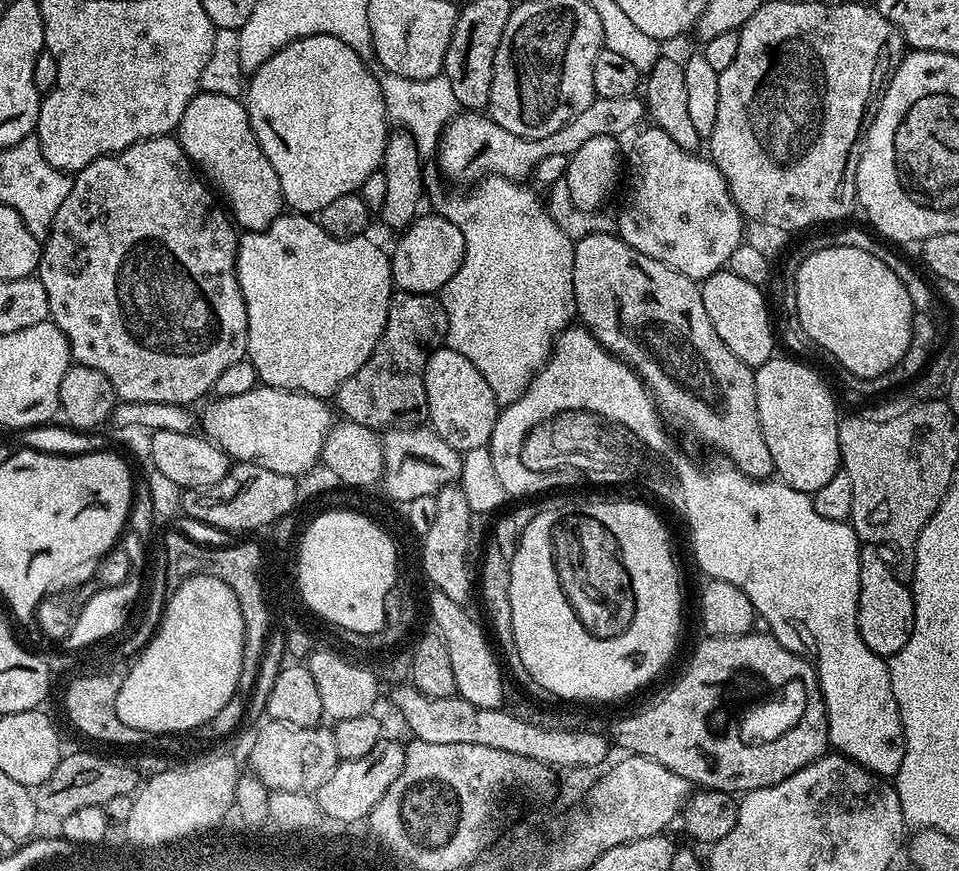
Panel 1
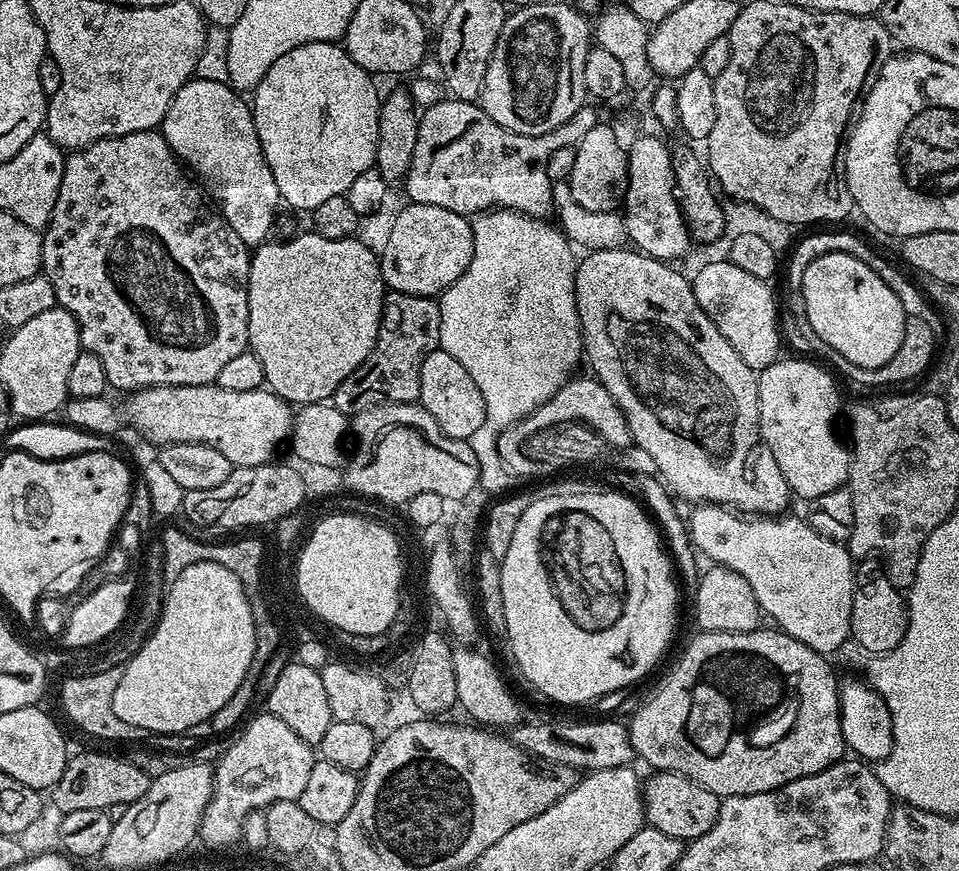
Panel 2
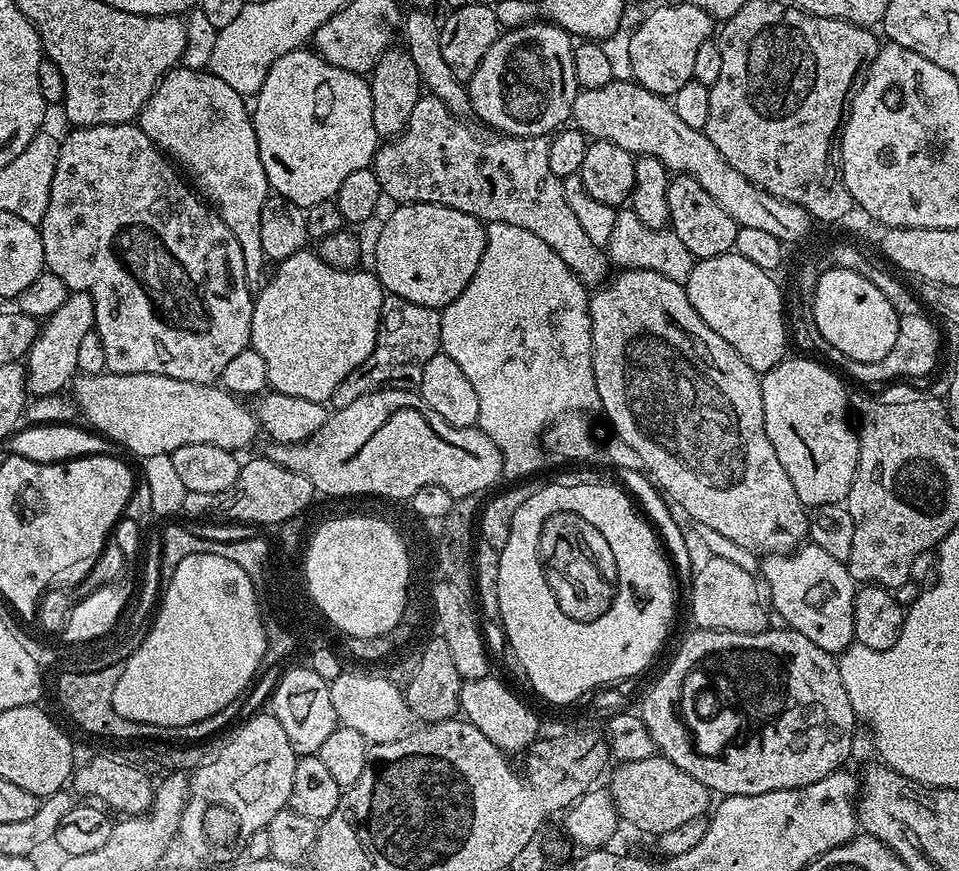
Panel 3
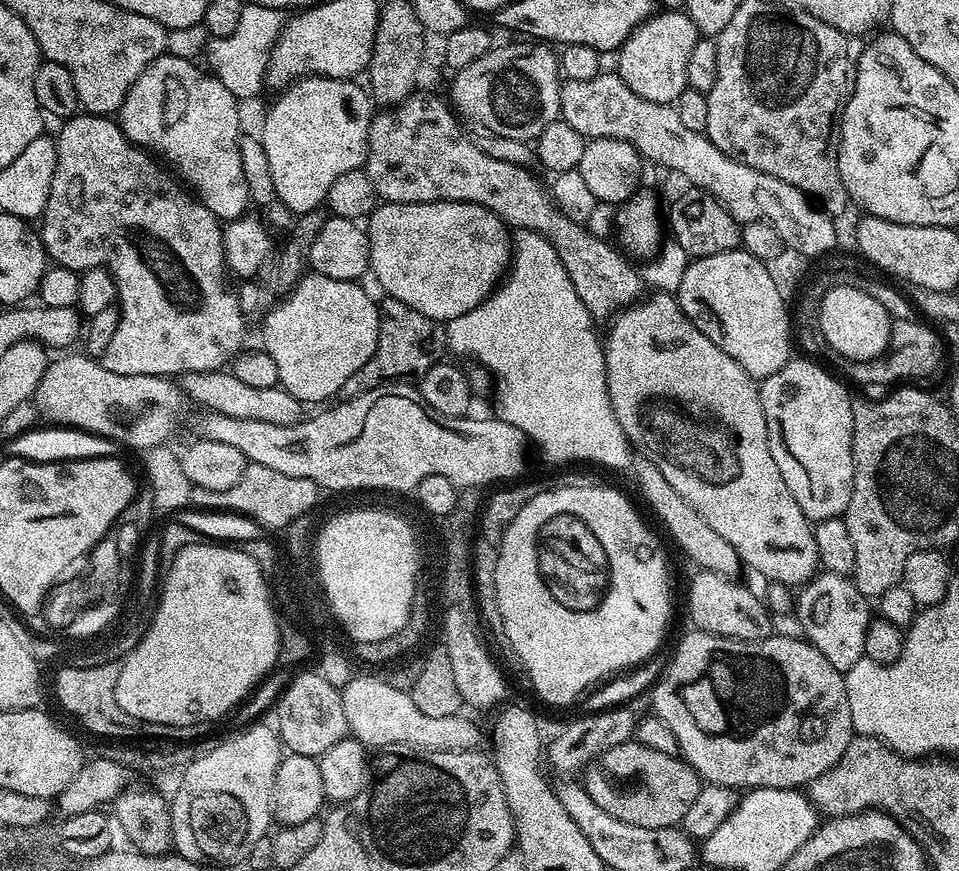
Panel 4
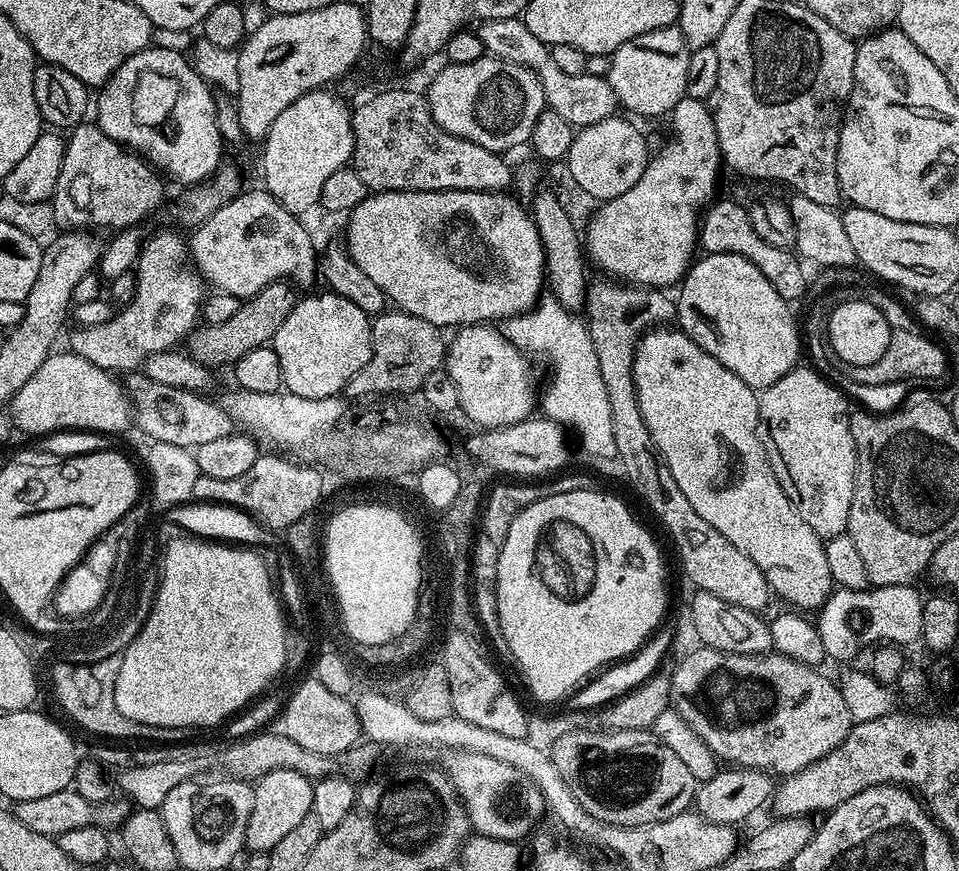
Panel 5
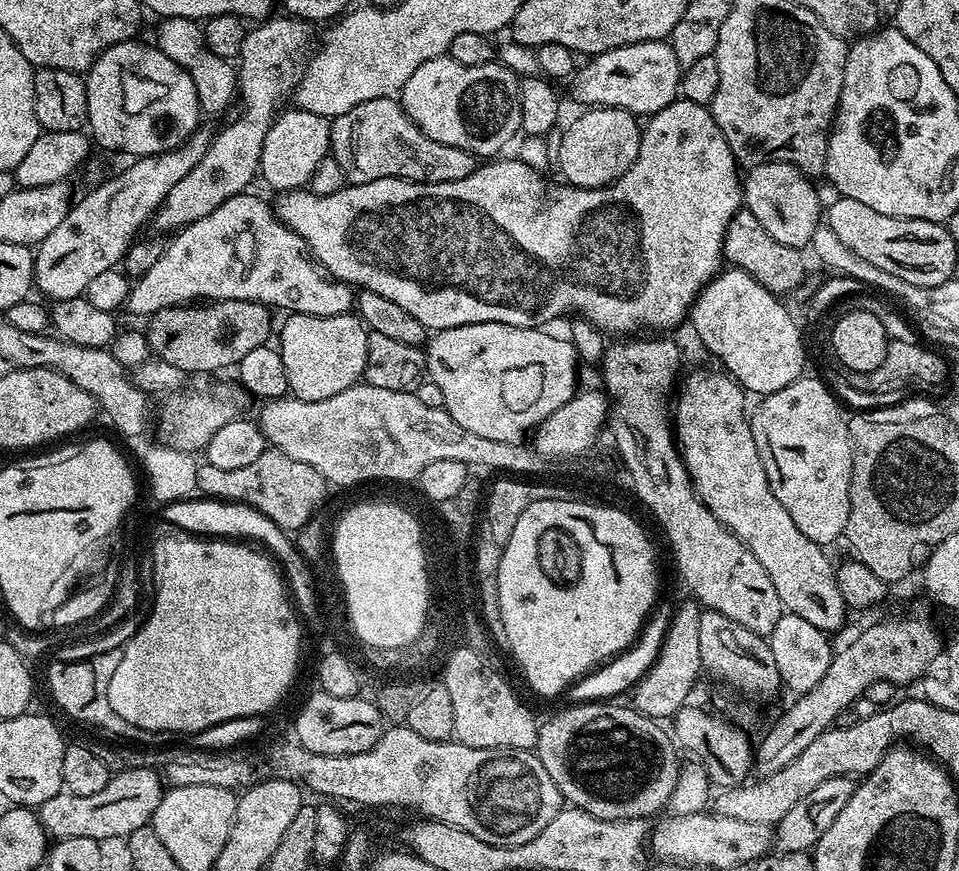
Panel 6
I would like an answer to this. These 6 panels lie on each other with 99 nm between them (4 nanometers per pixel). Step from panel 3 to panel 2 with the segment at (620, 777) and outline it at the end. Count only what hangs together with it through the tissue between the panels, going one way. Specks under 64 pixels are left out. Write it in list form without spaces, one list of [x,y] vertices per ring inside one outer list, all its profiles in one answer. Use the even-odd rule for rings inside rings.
[[[657,771],[643,785],[643,802],[644,814],[651,827],[662,830],[662,834],[670,834],[670,838],[691,842],[702,838],[702,834],[714,826],[720,813],[721,797],[682,774]]]

